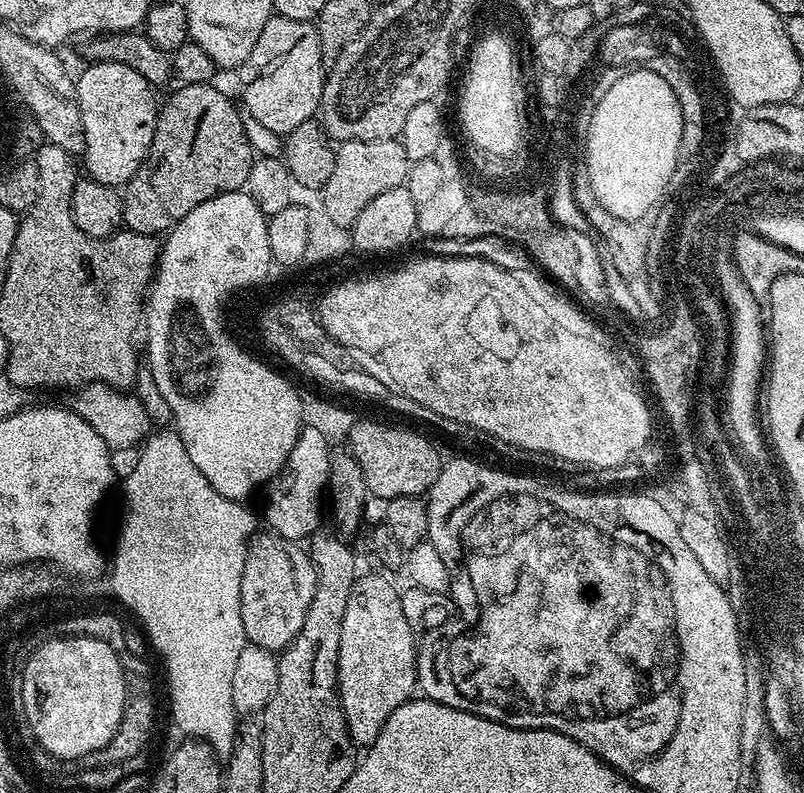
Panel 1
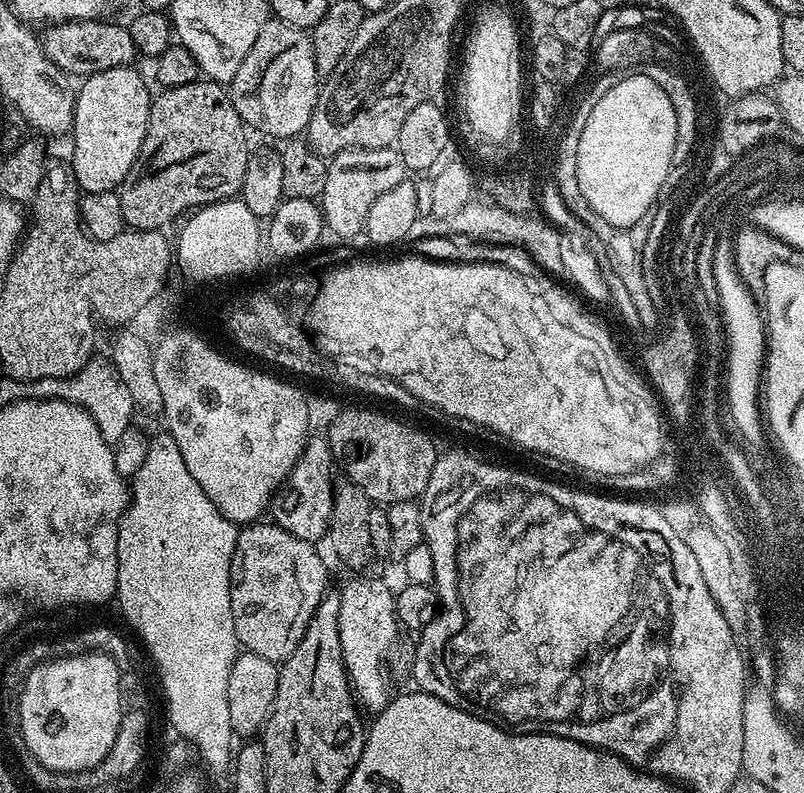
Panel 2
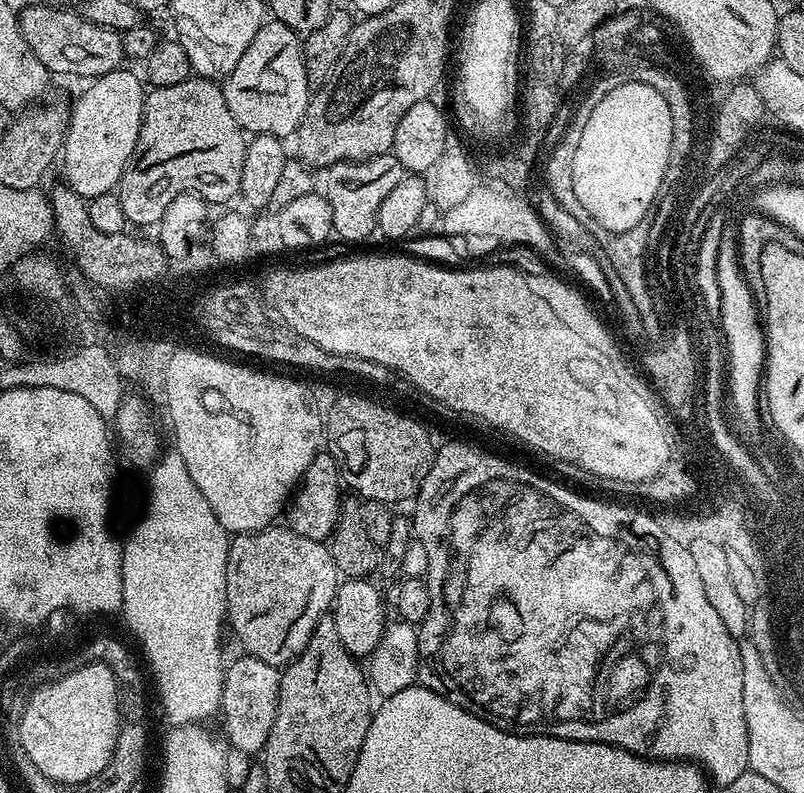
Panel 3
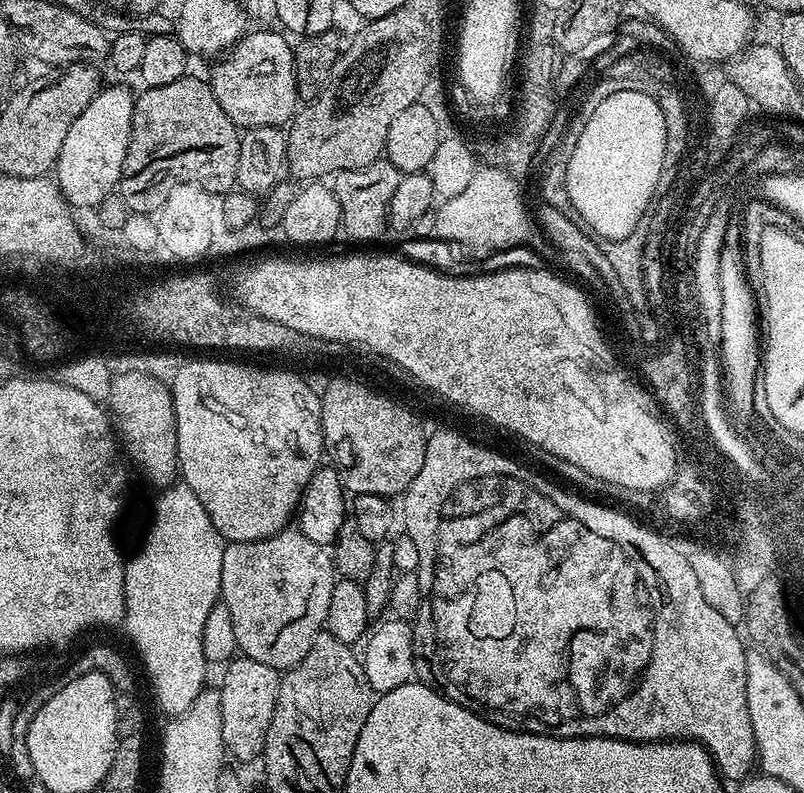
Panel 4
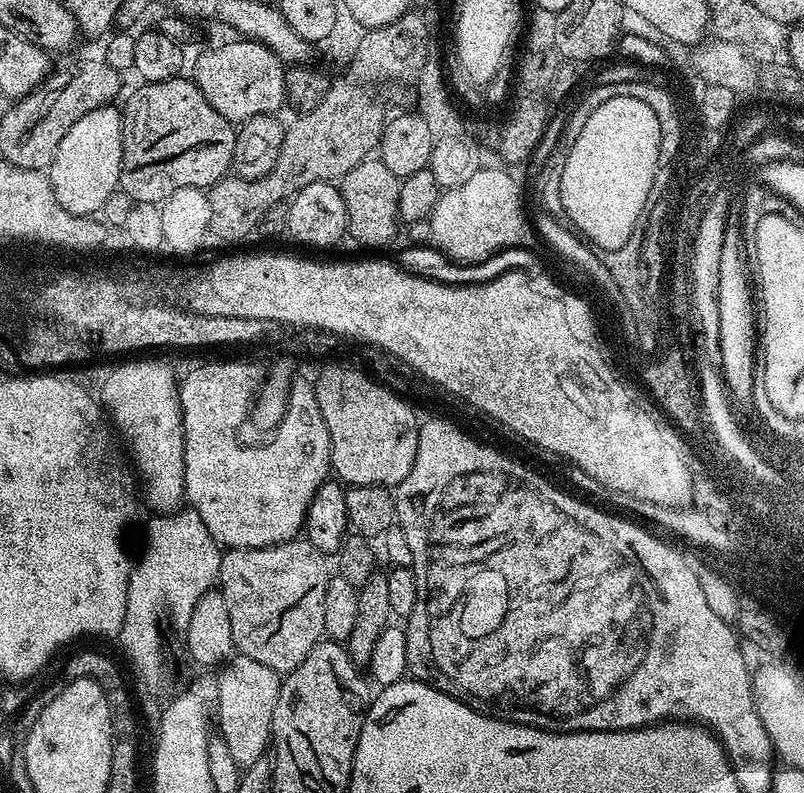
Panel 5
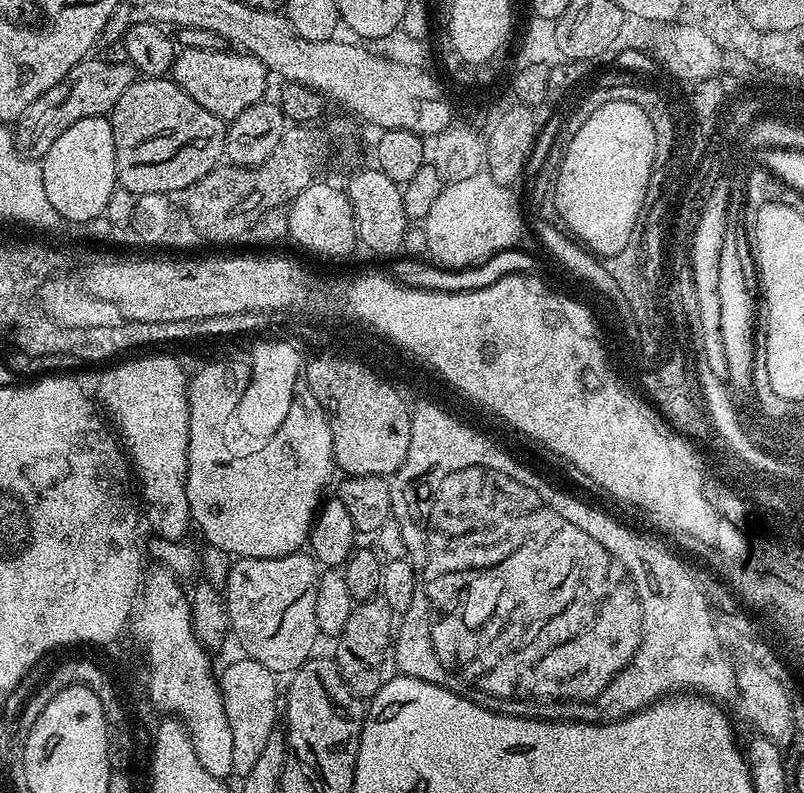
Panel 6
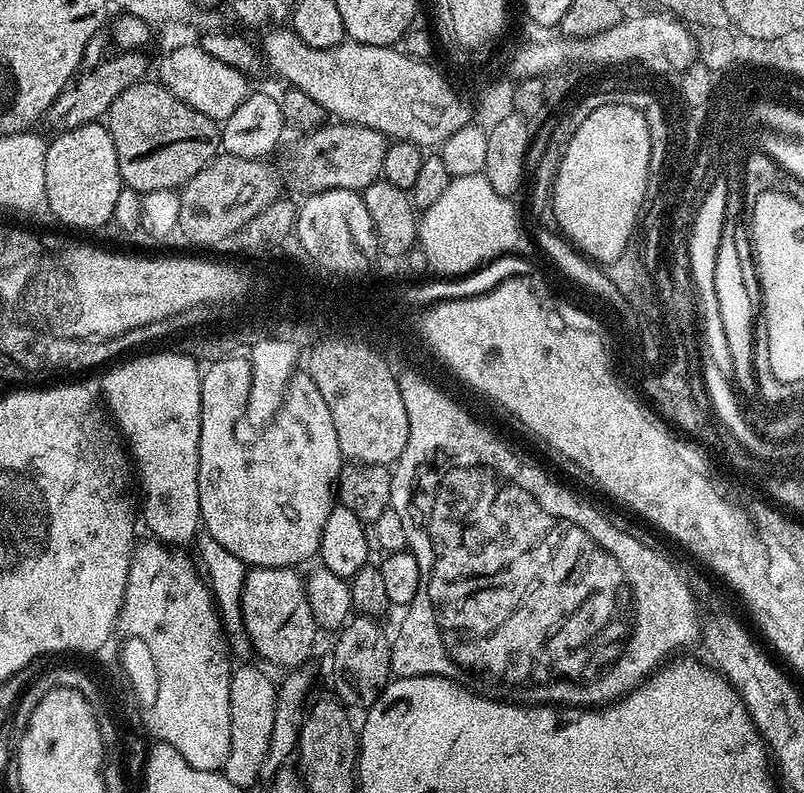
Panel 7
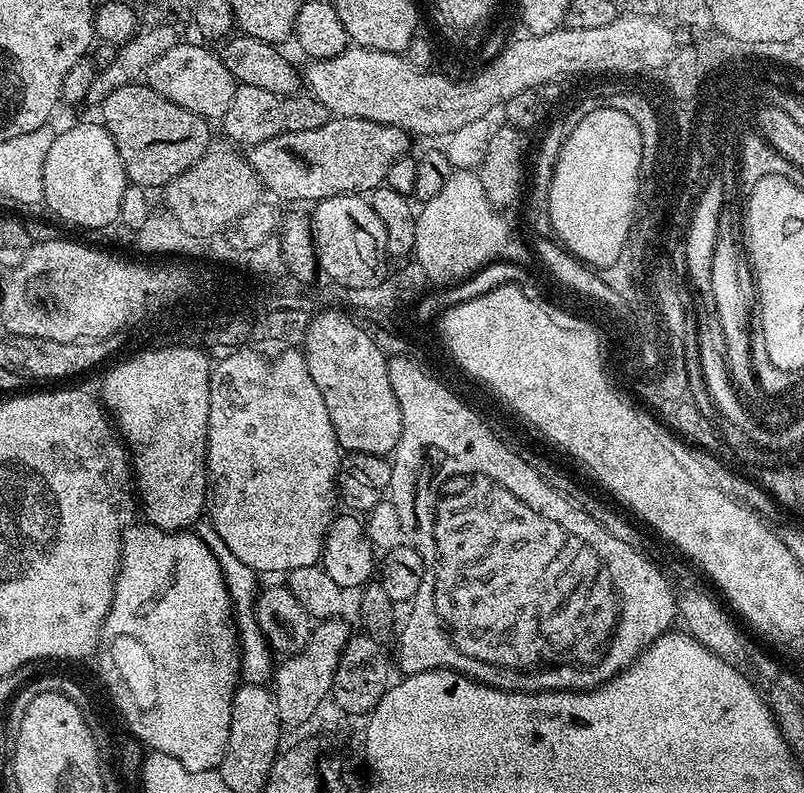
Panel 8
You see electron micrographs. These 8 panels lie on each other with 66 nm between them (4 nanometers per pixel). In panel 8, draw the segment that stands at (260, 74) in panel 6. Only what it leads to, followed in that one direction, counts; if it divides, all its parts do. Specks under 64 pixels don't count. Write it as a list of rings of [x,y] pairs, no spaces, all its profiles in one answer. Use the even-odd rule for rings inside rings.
[[[181,42],[166,50],[154,66],[146,73],[146,82],[162,98],[170,98],[178,106],[204,117],[209,122],[223,121],[226,110],[230,110],[230,102],[234,102],[237,90],[236,79],[222,66],[219,55],[200,44]]]

